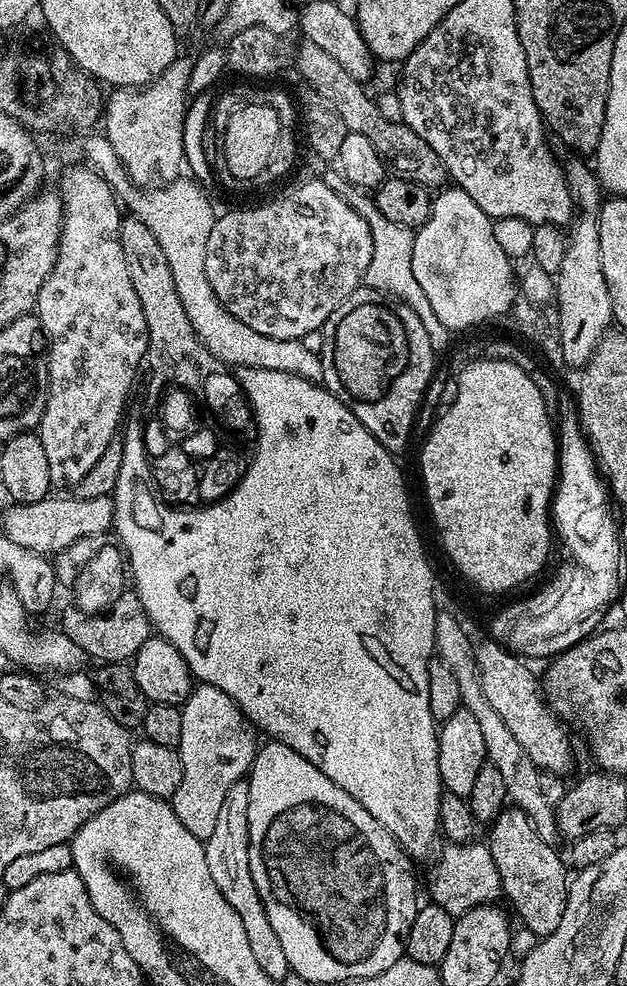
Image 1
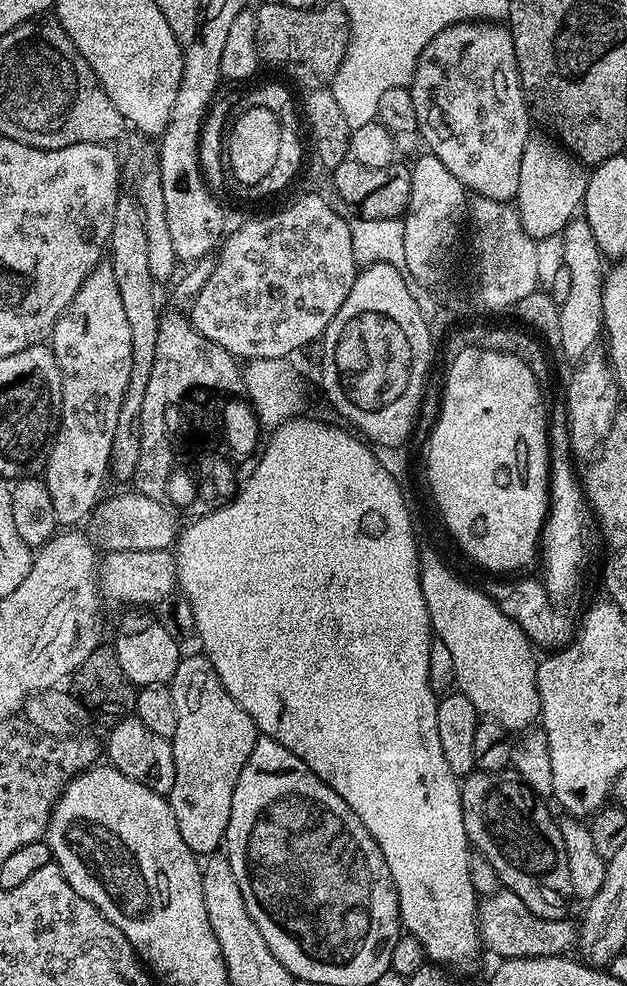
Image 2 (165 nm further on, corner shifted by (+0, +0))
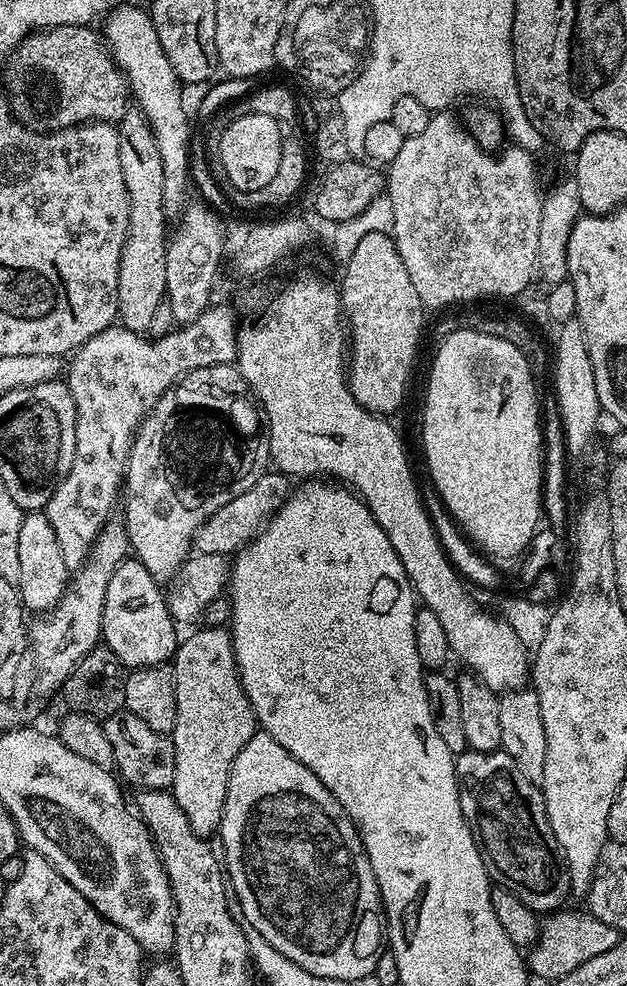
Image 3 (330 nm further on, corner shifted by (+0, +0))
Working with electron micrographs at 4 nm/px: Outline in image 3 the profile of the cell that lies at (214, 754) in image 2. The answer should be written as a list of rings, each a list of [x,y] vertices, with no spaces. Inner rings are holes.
[[[204,626],[200,630],[179,641],[174,657],[178,718],[170,733],[174,746],[174,782],[170,791],[178,806],[182,806],[190,830],[212,838],[219,833],[224,817],[234,758],[238,758],[242,746],[250,742],[258,725],[236,670],[231,631],[224,626]]]

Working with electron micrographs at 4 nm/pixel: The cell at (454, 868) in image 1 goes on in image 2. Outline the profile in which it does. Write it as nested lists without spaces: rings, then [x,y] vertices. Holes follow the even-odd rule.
[[[497,890],[493,896],[483,897],[478,904],[480,938],[485,949],[504,960],[514,958],[542,958],[543,956],[563,956],[571,953],[578,944],[578,928],[571,919],[547,920],[535,916],[518,898],[518,894],[507,890]]]

